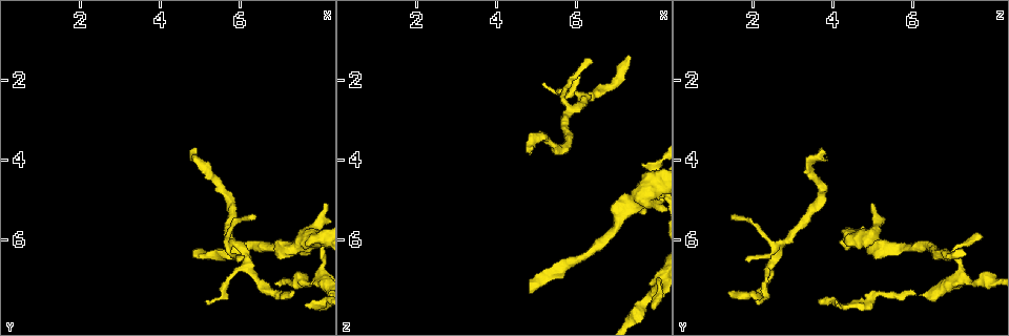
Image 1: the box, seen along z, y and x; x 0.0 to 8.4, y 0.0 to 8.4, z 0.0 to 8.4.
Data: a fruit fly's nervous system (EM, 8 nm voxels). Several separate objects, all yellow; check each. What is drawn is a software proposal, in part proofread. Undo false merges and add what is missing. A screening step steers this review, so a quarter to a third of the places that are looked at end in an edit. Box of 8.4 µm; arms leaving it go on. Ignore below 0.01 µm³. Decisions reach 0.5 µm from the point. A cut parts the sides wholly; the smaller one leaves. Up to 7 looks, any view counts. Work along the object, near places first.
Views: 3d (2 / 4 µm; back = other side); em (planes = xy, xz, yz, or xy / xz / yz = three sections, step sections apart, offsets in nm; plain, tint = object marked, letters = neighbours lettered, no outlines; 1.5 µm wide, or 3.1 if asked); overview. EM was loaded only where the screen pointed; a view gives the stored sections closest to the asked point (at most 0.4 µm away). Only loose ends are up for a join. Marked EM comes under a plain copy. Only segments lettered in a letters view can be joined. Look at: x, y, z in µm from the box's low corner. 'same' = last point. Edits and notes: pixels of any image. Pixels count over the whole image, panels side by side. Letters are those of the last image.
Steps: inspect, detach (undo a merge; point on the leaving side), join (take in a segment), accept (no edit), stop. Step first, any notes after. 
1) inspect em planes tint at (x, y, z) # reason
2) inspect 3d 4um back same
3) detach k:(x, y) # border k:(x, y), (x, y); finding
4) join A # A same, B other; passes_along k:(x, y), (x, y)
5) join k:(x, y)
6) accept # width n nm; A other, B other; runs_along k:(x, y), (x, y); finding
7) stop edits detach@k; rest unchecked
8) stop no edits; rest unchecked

inspect em planes letters at (7.85, 5.85, 7.60)

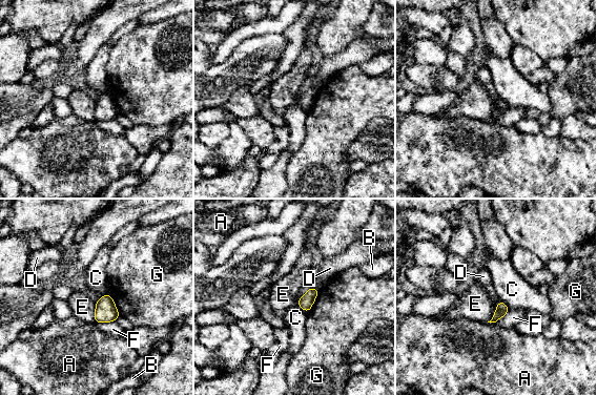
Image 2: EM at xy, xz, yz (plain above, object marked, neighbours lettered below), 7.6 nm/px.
accept # A other, B other, C other, D other, E other, F other, G other; border 2:(498, 303), (493, 316), (487, 321); no lettered segment goes on from it

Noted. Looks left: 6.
inspect em xz step 8 tint at (7.35, 7.35, 1.40) # an open end

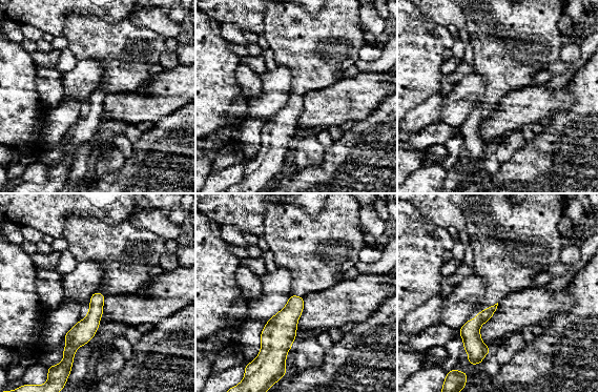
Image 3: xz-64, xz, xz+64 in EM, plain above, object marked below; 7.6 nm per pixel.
inspect em planes letters same

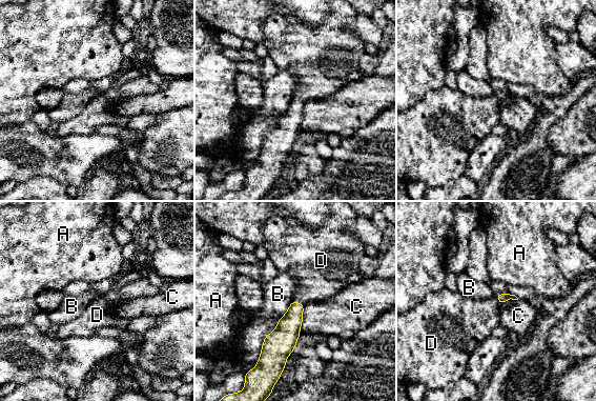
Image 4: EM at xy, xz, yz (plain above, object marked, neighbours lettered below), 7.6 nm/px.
join D # longest_contact C 220 nm; A other, B other, C other, D same; passes_along 4:(287, 331), (299, 302), (319, 277); the cell continues

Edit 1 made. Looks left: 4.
inspect overview # redraw

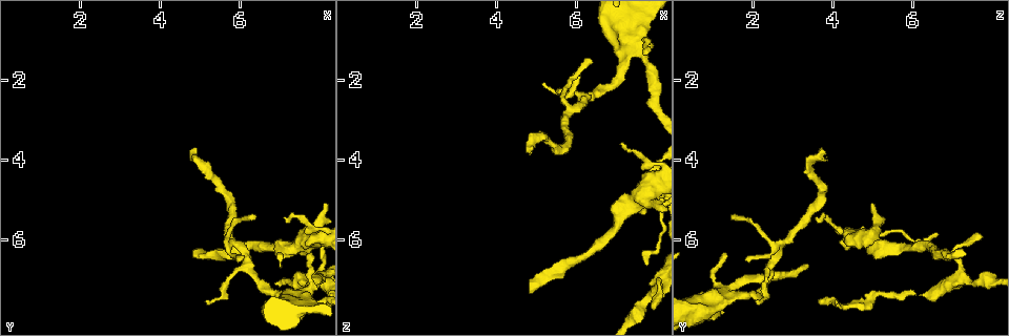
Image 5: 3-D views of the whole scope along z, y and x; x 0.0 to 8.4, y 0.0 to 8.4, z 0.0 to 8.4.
inspect 3d 4um at (5.20, 7.65, 2.10) # branch stops here

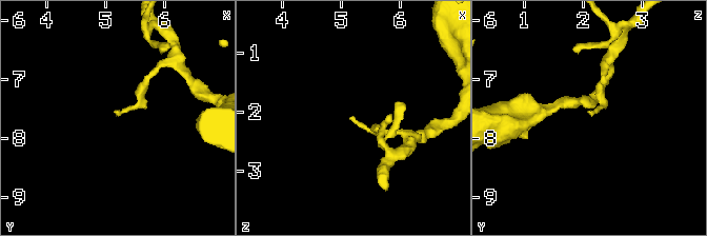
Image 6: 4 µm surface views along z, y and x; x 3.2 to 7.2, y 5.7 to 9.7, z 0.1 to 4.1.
inspect em yz step 4 tint at (5.20, 7.60, 2.10)

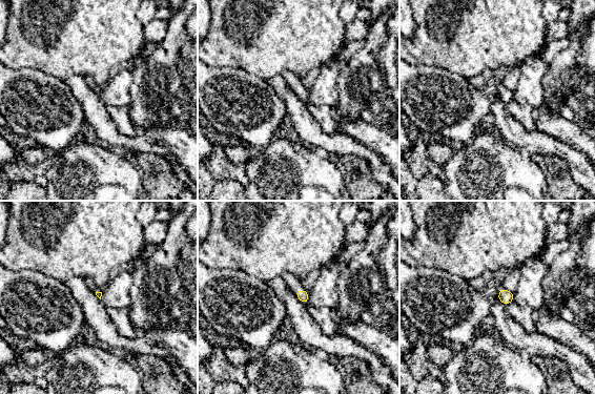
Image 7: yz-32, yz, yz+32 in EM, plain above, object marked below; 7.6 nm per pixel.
inspect em planes letters same

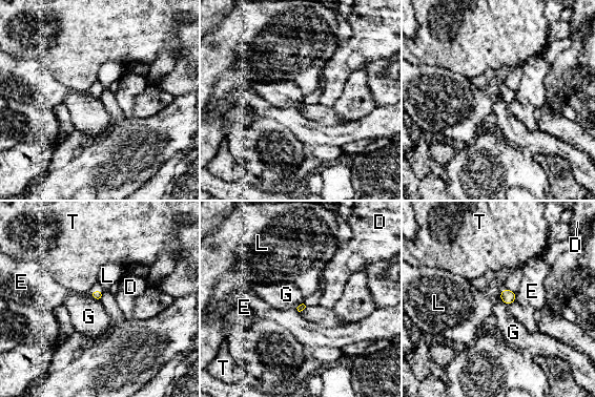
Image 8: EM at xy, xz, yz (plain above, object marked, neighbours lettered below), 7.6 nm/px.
accept # D other, E other, G other, L other, T other; no lettered segment goes on from it

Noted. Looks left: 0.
stop edits join@4; rest unchecked

